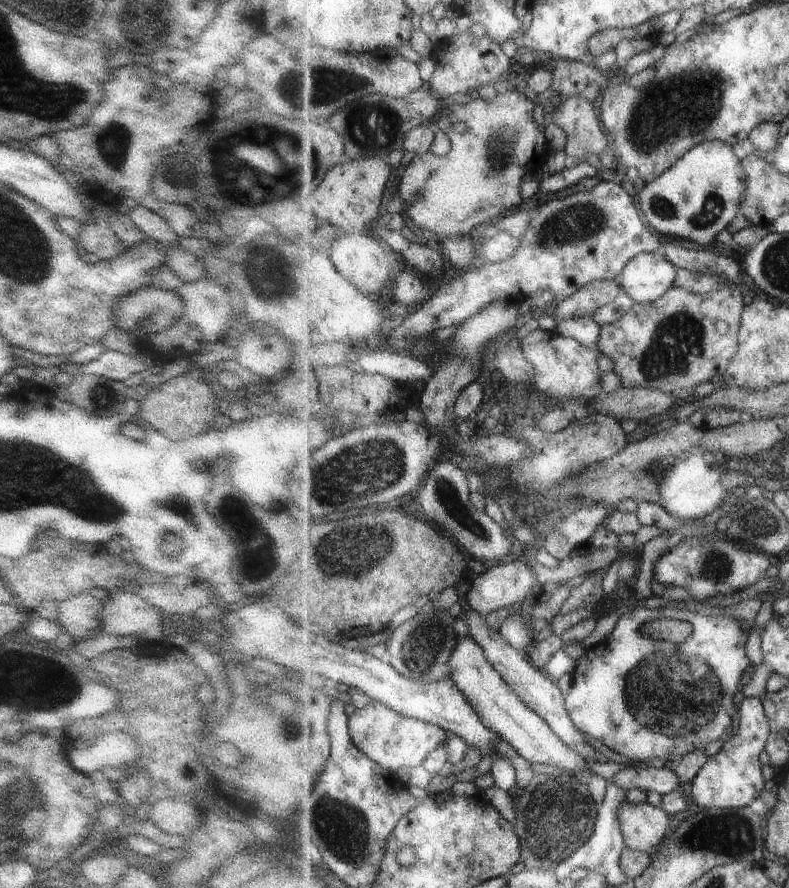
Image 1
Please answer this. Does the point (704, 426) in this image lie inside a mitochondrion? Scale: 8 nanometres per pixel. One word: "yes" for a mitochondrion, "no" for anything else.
no

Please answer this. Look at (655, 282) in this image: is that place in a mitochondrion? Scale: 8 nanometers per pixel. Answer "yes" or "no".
no

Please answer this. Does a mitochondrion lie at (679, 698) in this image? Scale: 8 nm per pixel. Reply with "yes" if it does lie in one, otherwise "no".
yes

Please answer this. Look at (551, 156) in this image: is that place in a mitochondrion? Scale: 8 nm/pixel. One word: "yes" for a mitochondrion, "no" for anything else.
no

